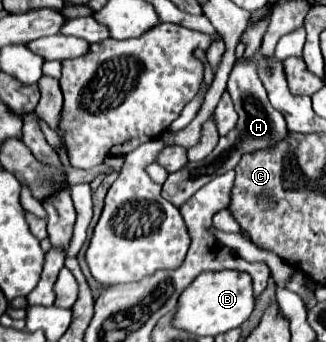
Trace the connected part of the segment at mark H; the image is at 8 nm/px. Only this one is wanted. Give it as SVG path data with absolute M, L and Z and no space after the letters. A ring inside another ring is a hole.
M236 60L236 66L232 68L230 78L228 78L228 92L230 92L236 112L238 112L238 124L226 136L220 138L218 146L214 148L214 152L210 152L208 158L204 158L202 162L188 162L182 170L168 176L168 180L162 186L162 198L166 198L174 206L182 206L198 188L202 188L212 178L226 174L228 170L234 170L244 154L276 146L280 140L288 138L286 120L276 108L270 106L266 88L262 86L262 82L256 74L254 60L250 60L248 64L244 64L244 60Z

